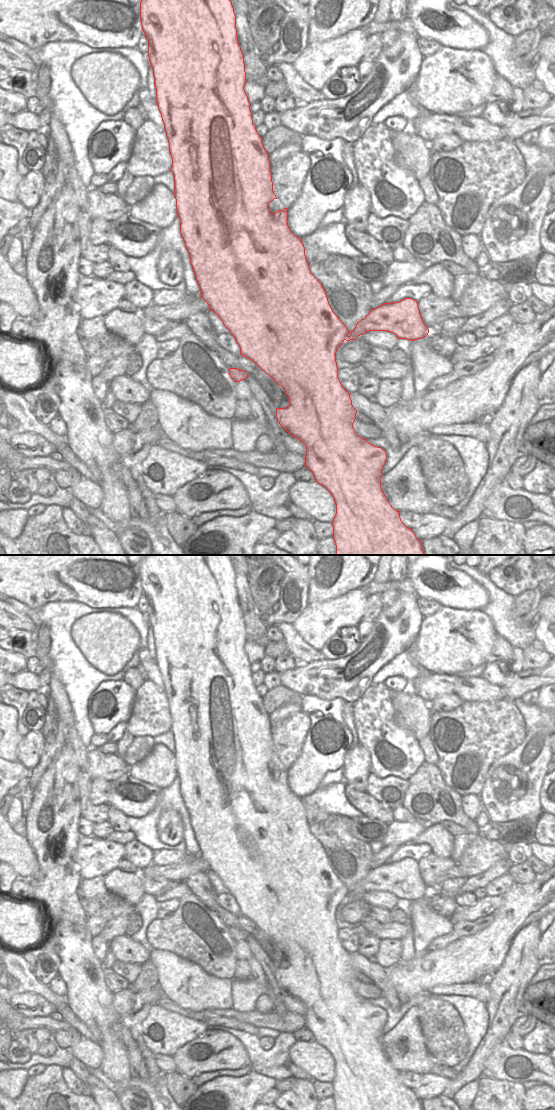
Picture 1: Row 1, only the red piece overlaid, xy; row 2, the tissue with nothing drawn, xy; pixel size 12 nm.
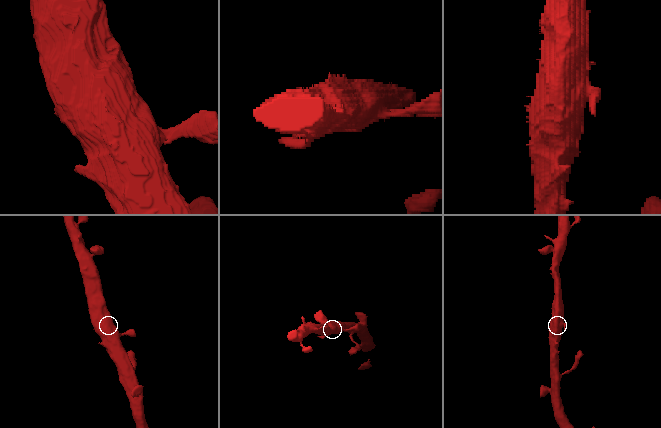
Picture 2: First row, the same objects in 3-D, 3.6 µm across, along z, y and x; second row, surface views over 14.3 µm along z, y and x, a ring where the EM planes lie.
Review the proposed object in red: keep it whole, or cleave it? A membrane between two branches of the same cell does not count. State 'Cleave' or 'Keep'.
Keep.

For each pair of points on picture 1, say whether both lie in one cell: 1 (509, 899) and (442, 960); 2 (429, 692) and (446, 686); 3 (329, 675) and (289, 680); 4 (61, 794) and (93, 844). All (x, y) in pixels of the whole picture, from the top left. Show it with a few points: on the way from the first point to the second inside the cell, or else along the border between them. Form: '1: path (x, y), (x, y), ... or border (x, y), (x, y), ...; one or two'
1: path (504, 920), (463, 960); one
2: path (433, 688), (435, 686), (442, 686); one
3: path (319, 678), (299, 679); one
4: border (80, 835), (74, 859); two

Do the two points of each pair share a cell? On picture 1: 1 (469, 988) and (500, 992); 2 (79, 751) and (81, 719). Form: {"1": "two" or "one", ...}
{"1": "two", "2": "two"}

